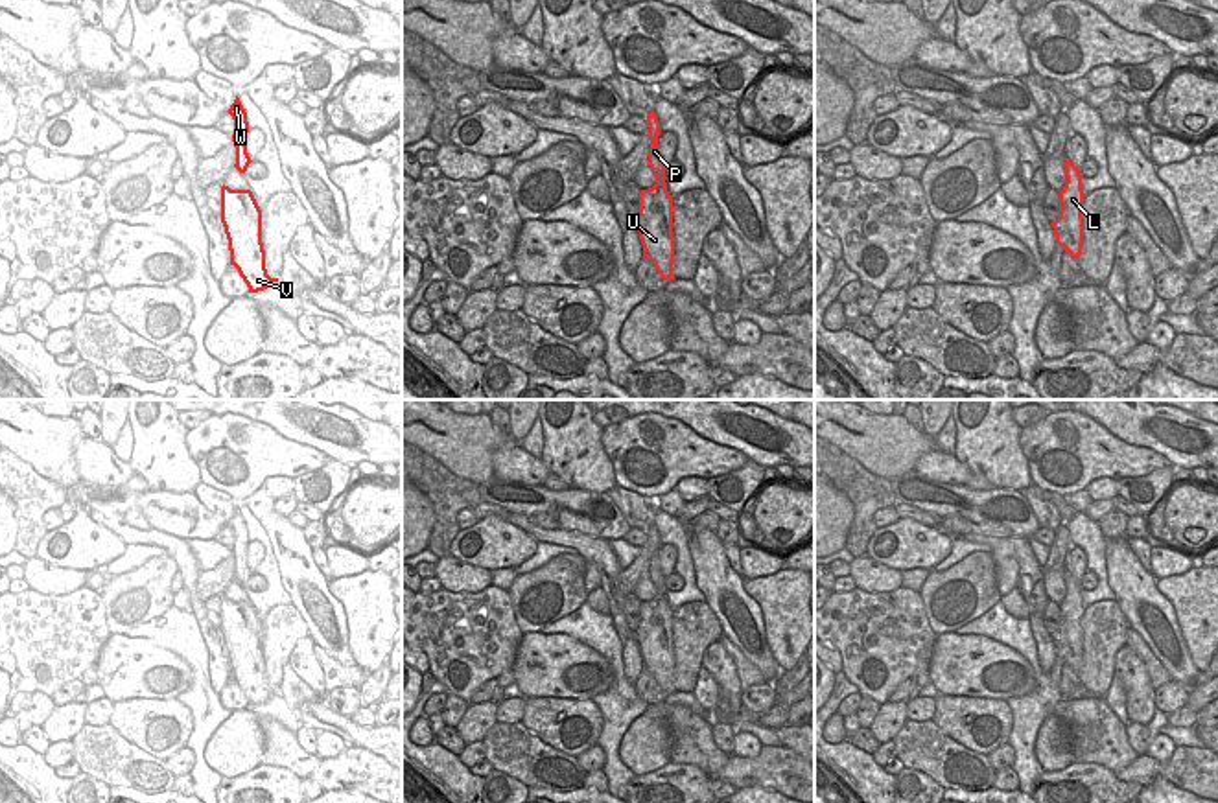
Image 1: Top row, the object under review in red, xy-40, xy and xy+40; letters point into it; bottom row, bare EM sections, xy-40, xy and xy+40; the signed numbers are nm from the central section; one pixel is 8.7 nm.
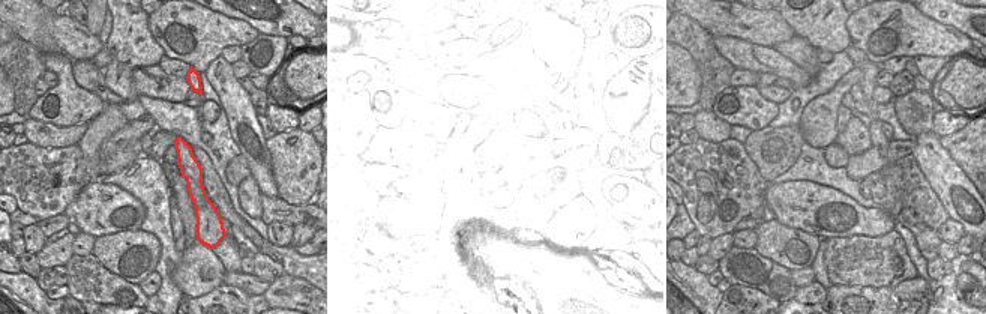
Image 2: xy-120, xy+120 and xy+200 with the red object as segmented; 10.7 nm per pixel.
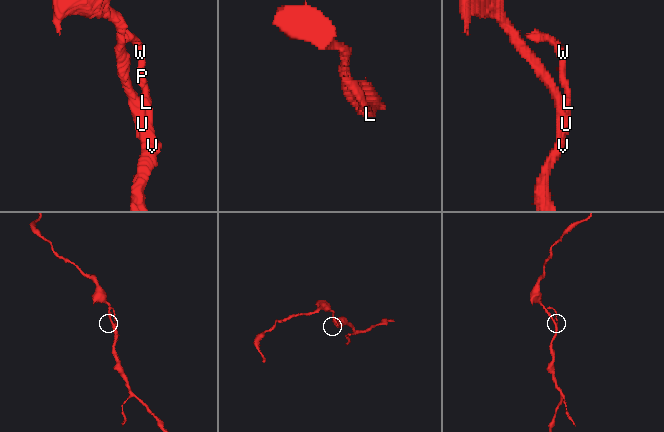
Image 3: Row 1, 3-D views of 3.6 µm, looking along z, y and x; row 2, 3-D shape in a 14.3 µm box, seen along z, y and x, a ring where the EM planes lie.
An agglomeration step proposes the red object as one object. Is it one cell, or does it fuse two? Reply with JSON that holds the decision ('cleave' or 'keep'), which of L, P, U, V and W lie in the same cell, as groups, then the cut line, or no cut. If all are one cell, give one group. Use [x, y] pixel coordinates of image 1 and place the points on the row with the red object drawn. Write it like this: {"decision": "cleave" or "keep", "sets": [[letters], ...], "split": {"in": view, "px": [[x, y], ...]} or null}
{"decision": "keep", "sets": [["L", "P", "U", "V", "W"]], "split": null}

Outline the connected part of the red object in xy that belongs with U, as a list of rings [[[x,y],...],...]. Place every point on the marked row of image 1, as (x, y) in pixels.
[[[654,111],[647,114],[647,127],[650,138],[649,166],[656,175],[656,184],[639,192],[639,214],[634,221],[643,245],[643,256],[654,263],[663,280],[671,282],[674,280],[673,197],[665,186],[665,164],[658,147],[662,131]]]

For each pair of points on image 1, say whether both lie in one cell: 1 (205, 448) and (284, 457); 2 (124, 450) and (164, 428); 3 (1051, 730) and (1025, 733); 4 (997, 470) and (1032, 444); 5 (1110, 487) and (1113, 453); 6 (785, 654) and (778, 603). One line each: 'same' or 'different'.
1: same
2: different
3: different
4: different
5: different
6: same

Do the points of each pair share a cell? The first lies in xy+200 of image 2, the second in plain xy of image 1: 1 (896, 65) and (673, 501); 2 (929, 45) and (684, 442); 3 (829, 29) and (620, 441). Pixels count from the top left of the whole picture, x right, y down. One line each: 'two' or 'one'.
1: two
2: one
3: two

